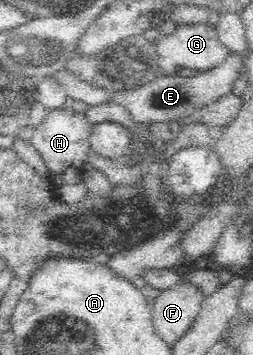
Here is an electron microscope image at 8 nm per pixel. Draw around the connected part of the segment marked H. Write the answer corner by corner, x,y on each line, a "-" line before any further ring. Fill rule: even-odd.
64,108
48,112
39,125
32,127
34,131
29,142
38,151
40,160
49,172
61,174
69,167
79,169
84,162
87,163
87,152
90,150
88,137
93,125
88,121
85,112
77,113

